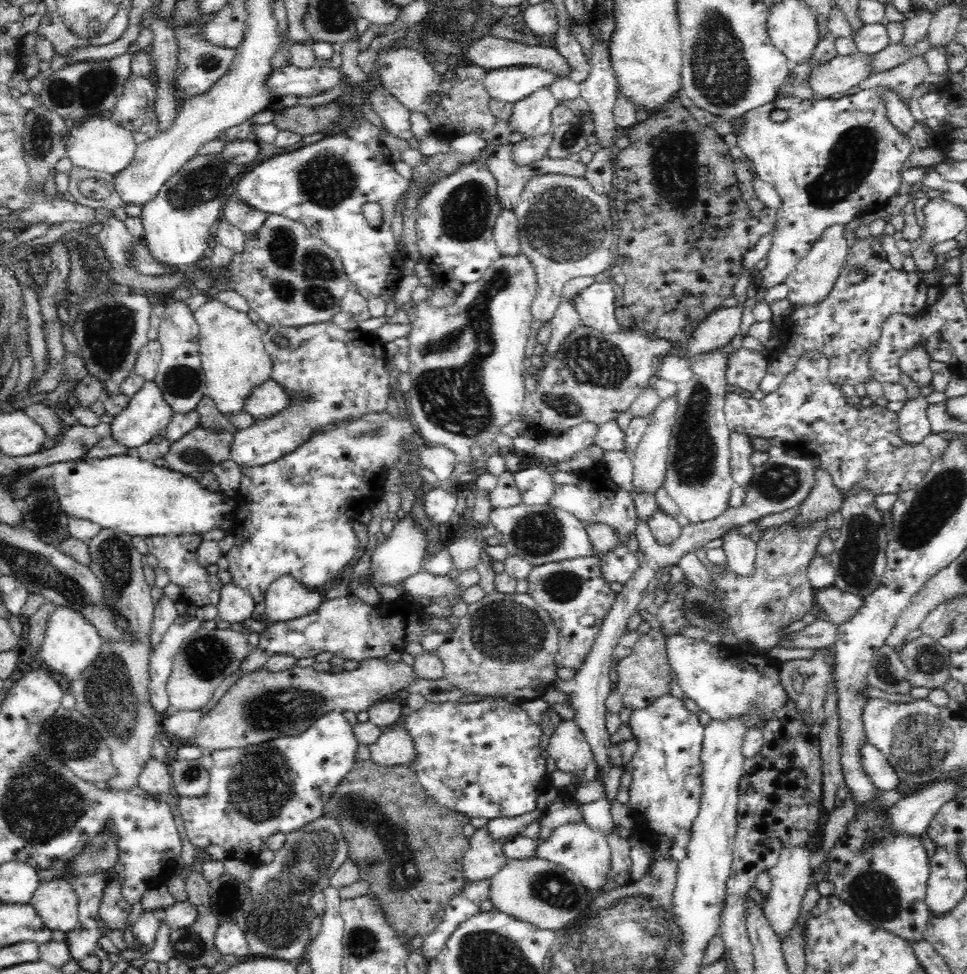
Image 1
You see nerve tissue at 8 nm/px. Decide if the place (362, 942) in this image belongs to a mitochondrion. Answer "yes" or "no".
yes

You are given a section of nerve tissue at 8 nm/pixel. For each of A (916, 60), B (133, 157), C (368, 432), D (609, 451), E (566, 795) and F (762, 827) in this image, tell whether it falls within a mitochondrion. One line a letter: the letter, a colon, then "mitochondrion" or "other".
A: other
B: other
C: mitochondrion
D: other
E: other
F: other

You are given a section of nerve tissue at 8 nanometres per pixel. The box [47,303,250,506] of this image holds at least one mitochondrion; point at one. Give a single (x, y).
(182, 380)

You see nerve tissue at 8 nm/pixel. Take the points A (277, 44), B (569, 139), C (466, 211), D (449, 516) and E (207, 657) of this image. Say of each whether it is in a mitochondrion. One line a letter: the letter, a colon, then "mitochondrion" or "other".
A: other
B: mitochondrion
C: mitochondrion
D: other
E: mitochondrion

